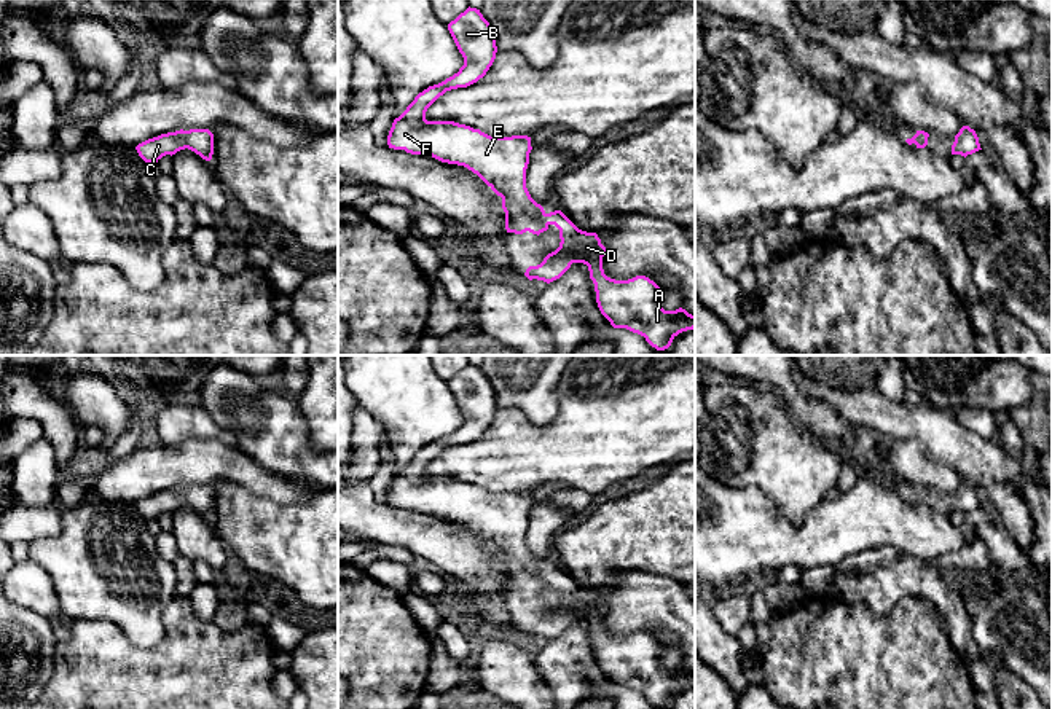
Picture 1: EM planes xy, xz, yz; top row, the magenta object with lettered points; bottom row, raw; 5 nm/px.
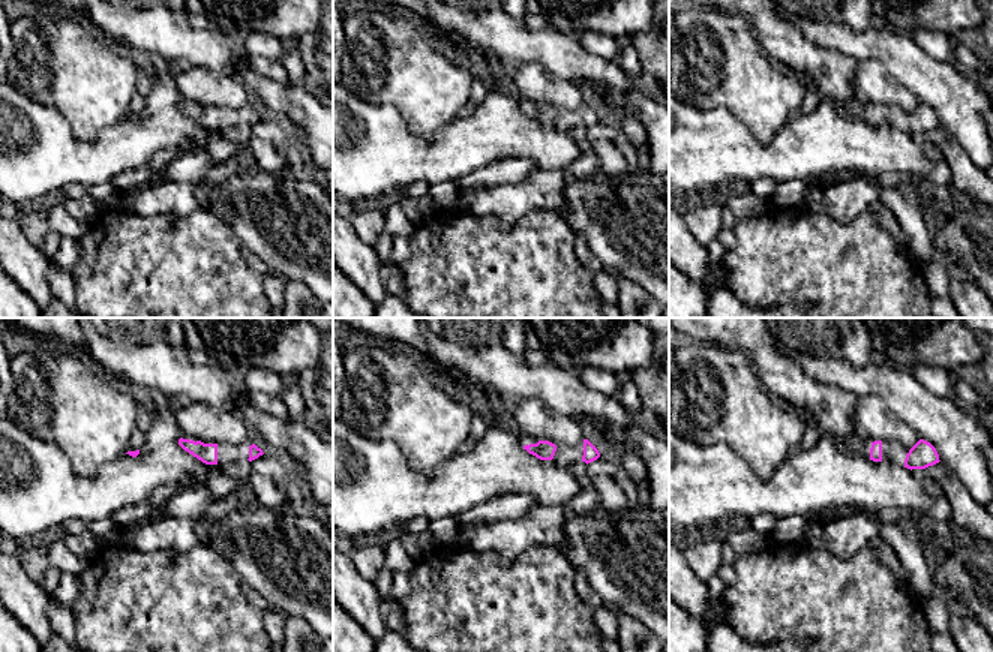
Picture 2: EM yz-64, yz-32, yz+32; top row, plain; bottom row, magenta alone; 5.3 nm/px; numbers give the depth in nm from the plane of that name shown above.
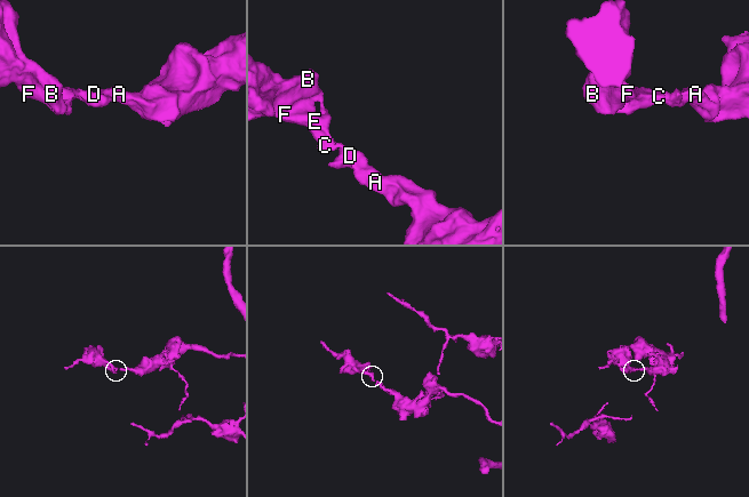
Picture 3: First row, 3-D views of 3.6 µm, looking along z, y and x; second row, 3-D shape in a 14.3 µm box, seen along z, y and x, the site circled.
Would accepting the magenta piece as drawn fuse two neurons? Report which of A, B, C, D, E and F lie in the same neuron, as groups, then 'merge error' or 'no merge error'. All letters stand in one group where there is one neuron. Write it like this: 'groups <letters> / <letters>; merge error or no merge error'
groups A B C D E F; no merge error

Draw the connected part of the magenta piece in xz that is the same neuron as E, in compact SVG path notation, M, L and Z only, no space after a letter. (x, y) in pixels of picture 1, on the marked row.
M467 8L454 21L448 24L448 30L464 57L464 65L457 73L445 81L429 86L419 92L406 110L394 119L387 135L387 145L394 150L405 150L411 155L432 156L442 163L464 166L477 174L497 196L502 198L502 209L505 212L507 233L523 234L526 231L540 234L555 225L559 229L559 247L548 253L537 266L529 266L524 276L532 280L544 280L547 284L559 279L572 263L583 263L588 266L590 279L595 284L596 303L601 314L610 322L614 328L626 328L646 338L646 341L657 351L665 351L673 339L687 330L695 328L695 315L679 307L676 311L665 311L660 306L663 288L646 276L636 276L628 280L615 280L604 274L603 257L606 247L596 233L579 229L561 210L547 213L537 204L526 188L526 169L529 164L531 137L491 137L480 129L473 129L454 121L427 121L427 108L446 91L467 88L486 75L493 65L497 53L496 35L489 22L483 18L480 10Z

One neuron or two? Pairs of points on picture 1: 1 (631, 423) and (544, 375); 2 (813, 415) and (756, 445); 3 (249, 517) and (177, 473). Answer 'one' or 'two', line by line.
1: two
2: two
3: two

